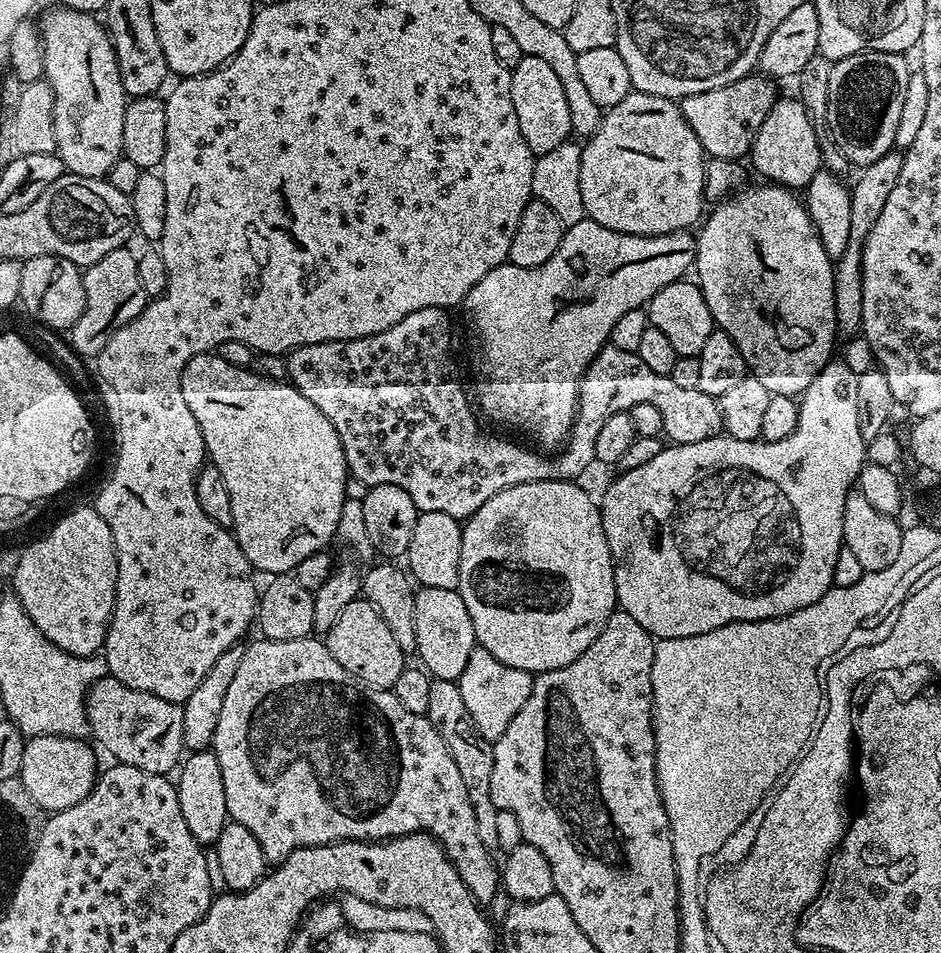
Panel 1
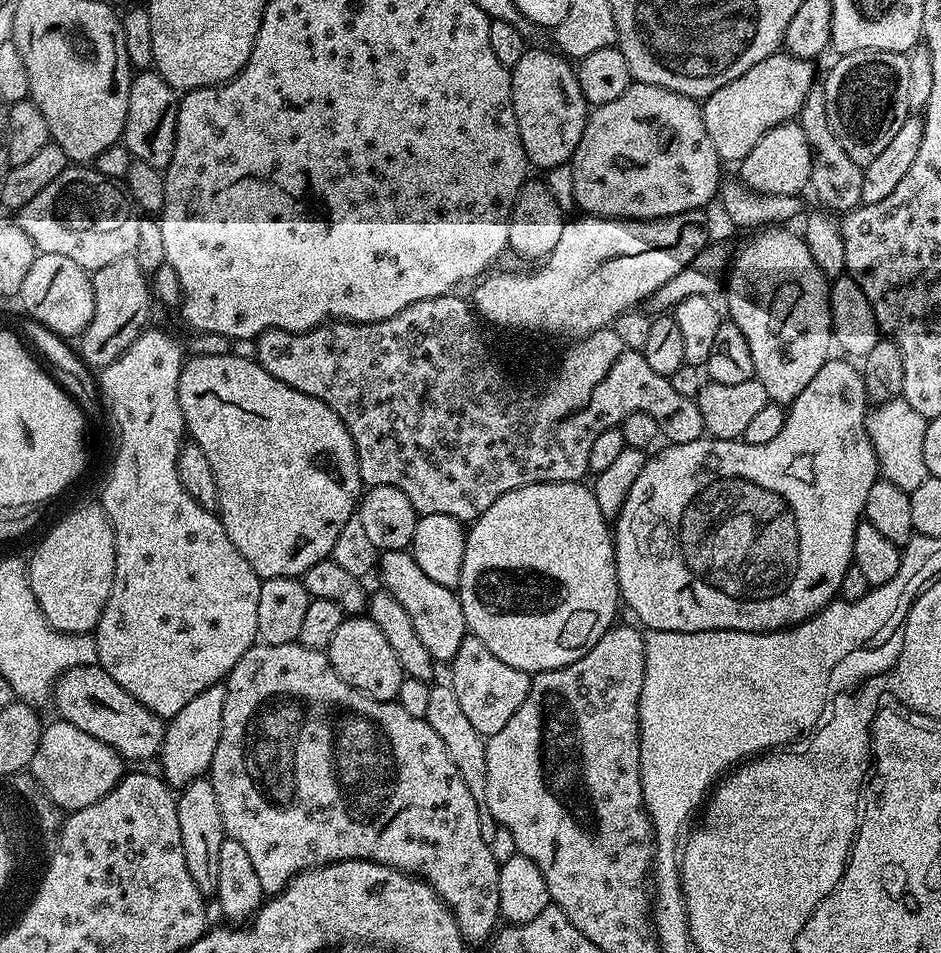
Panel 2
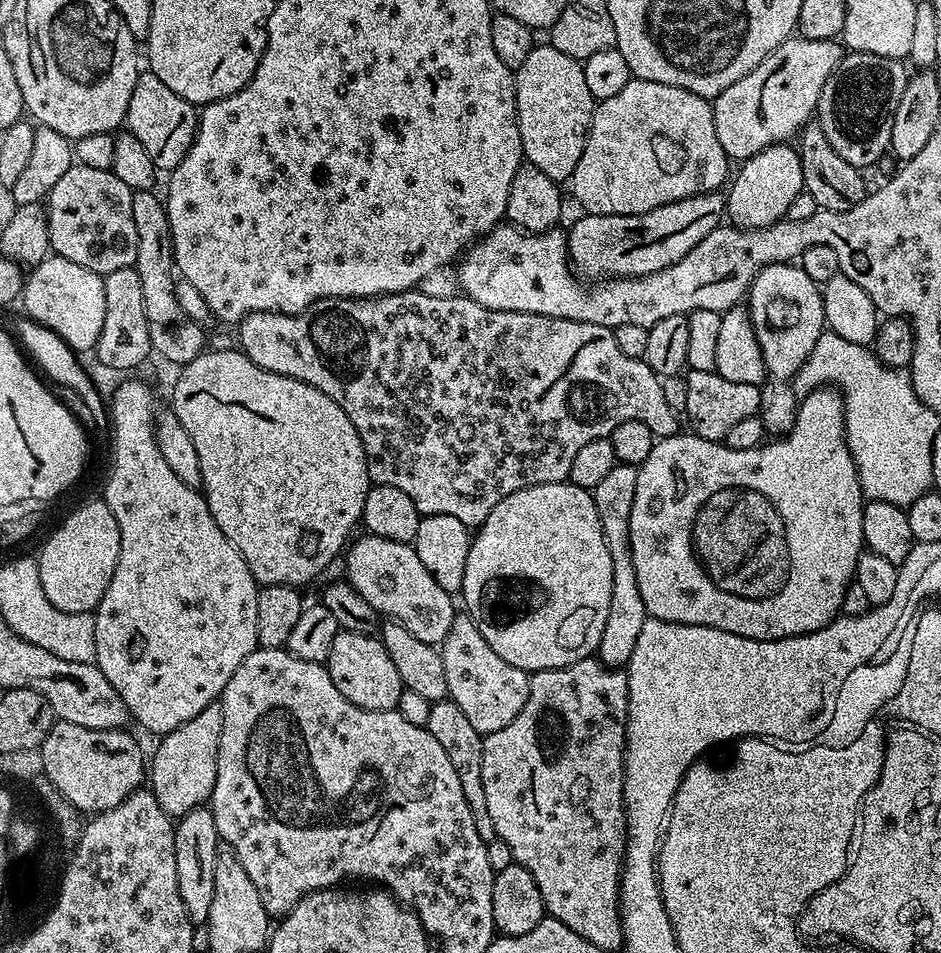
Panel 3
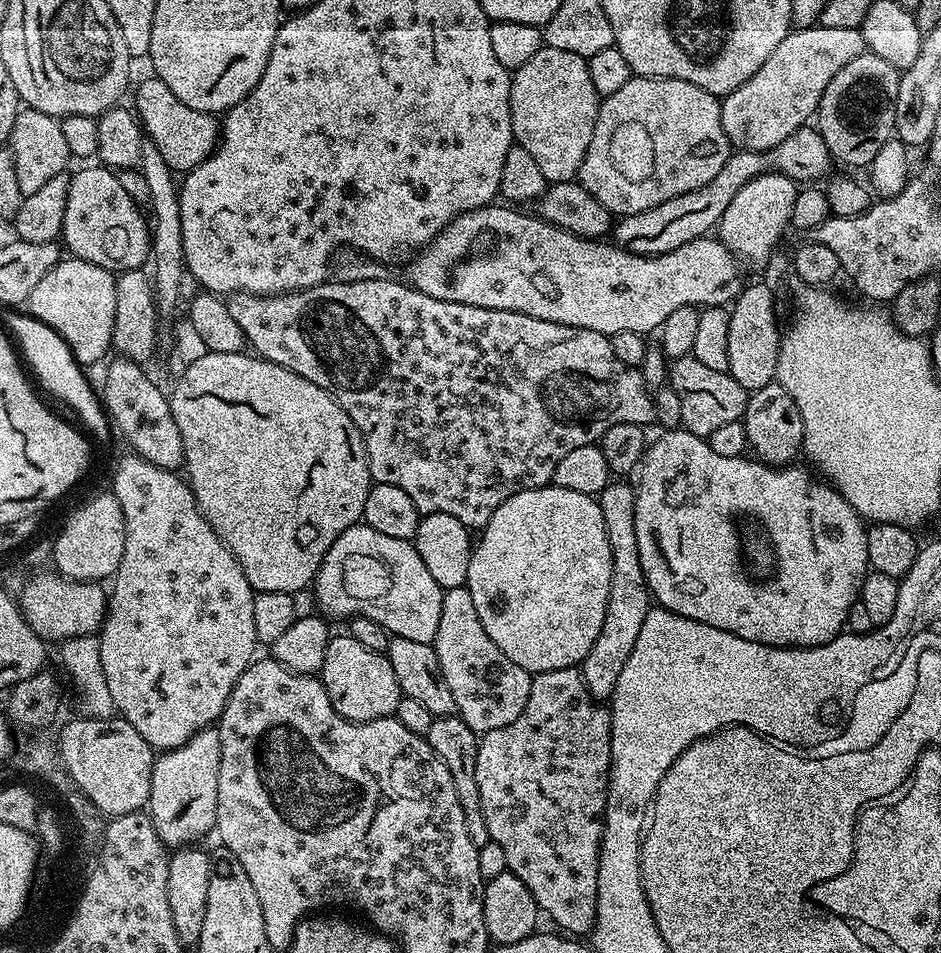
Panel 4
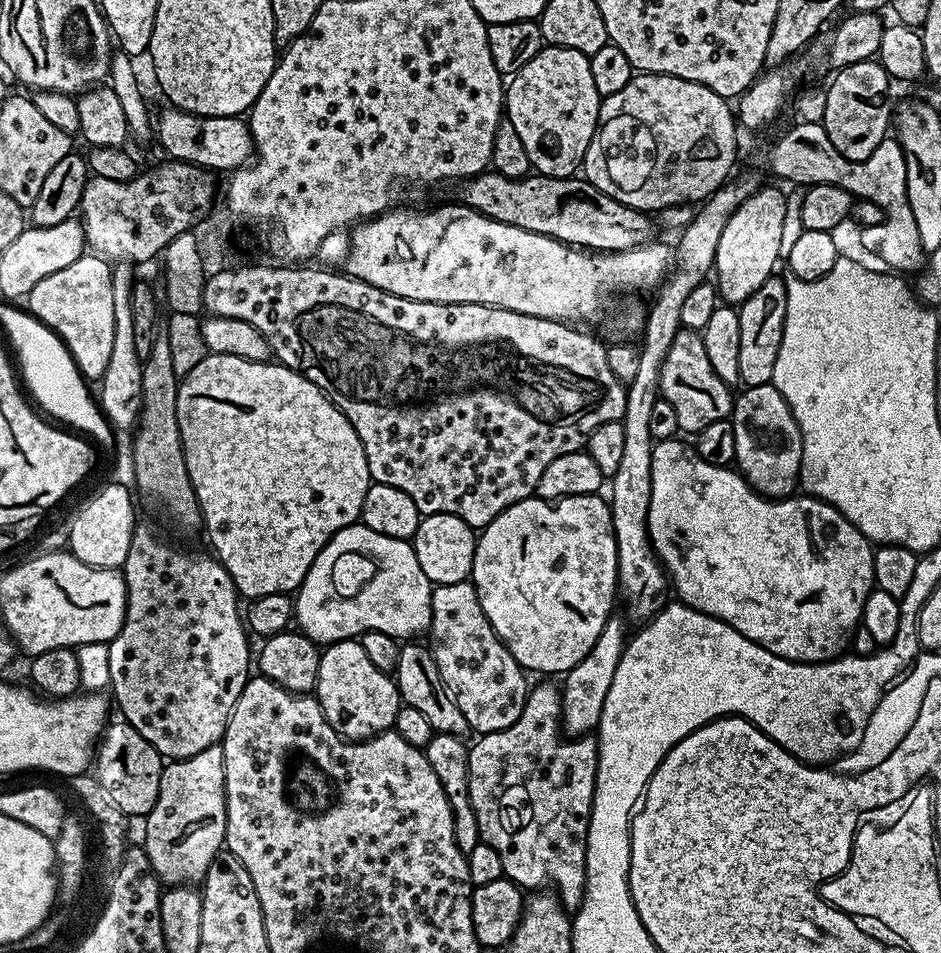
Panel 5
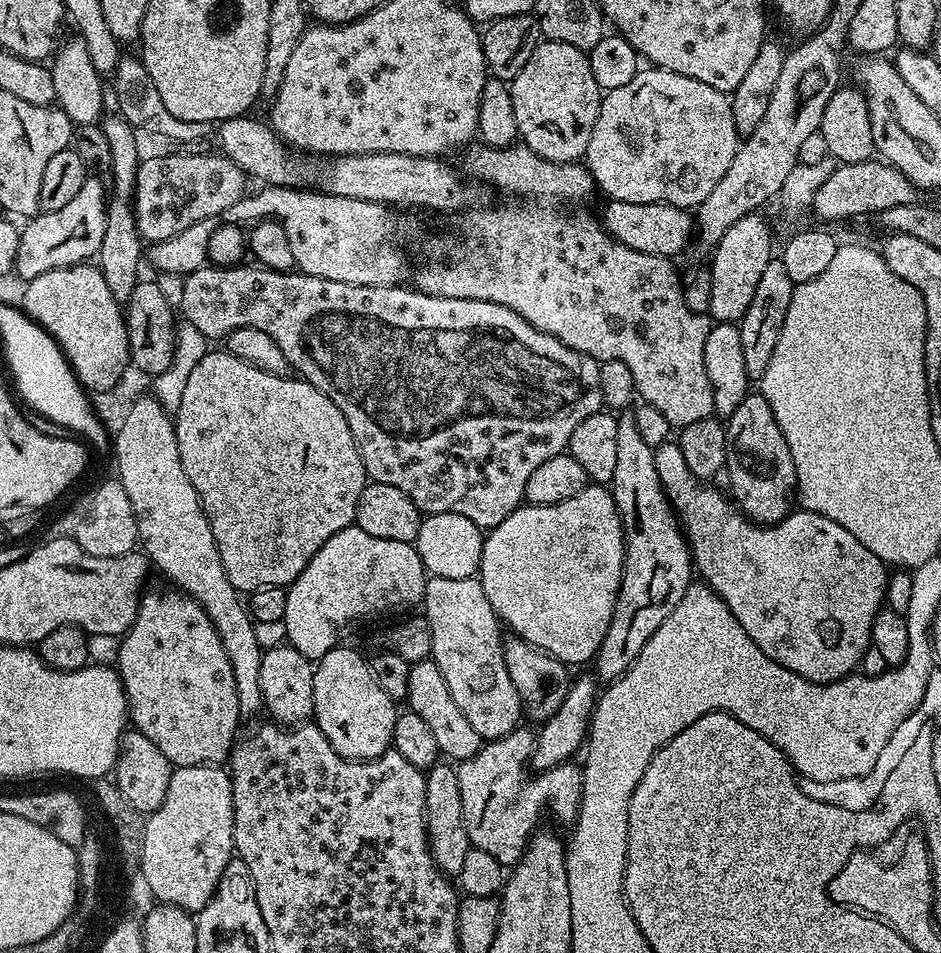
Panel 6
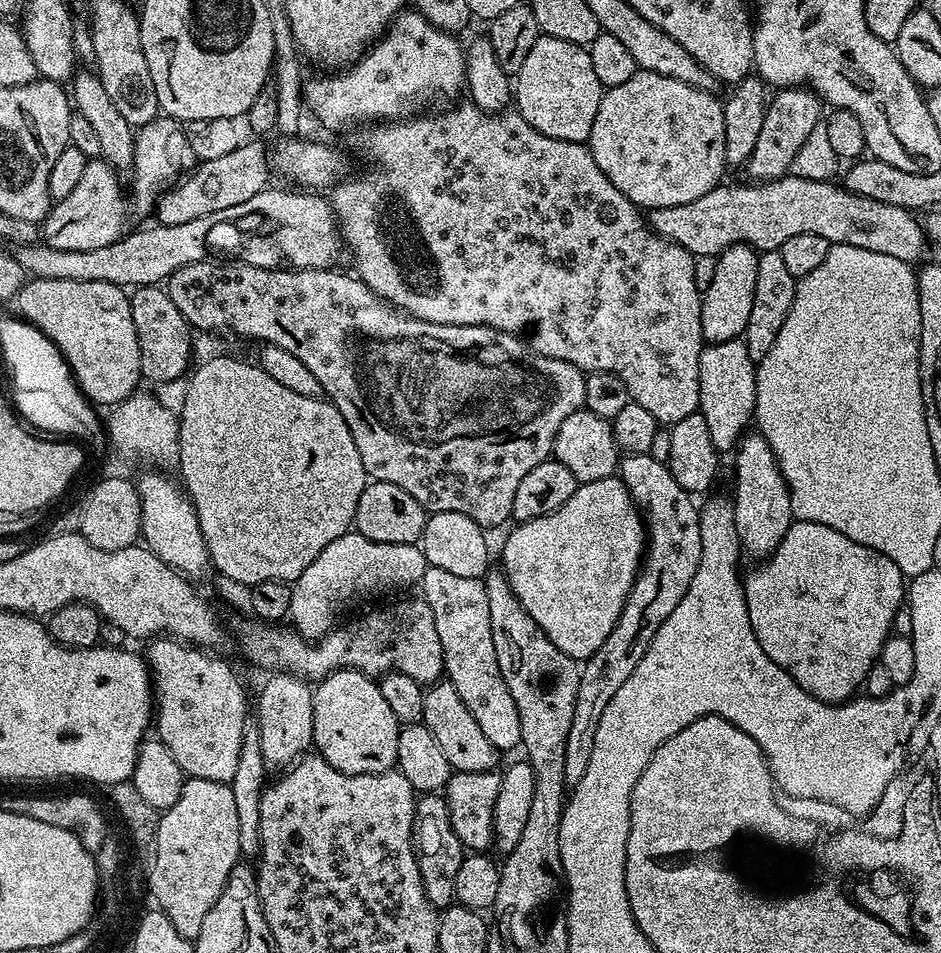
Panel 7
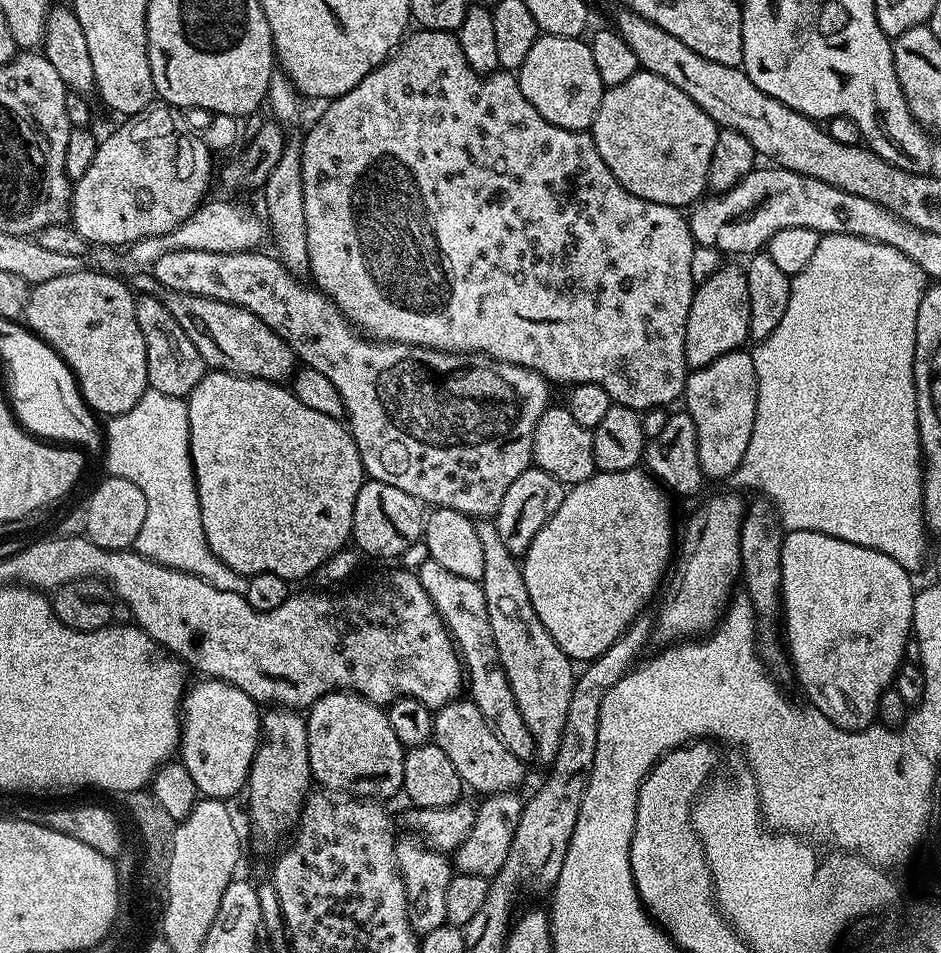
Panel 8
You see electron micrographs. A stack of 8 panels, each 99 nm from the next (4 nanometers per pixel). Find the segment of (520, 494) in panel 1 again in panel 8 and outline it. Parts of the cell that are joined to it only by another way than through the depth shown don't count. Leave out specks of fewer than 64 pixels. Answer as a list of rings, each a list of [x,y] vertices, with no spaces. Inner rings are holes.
[[[639,467],[622,470],[621,472],[601,472],[597,470],[592,473],[590,478],[586,478],[580,484],[571,485],[565,491],[562,506],[558,506],[558,510],[554,510],[551,518],[540,527],[538,534],[530,542],[527,552],[524,553],[522,569],[530,602],[533,603],[538,618],[542,620],[542,625],[546,626],[546,630],[553,636],[554,642],[572,662],[597,660],[632,625],[632,621],[645,611],[644,603],[655,594],[656,587],[659,586],[660,579],[663,578],[664,571],[668,568],[668,559],[672,556],[672,520],[668,517],[668,504],[664,501],[663,494],[665,495],[661,485],[647,471],[641,470]]]

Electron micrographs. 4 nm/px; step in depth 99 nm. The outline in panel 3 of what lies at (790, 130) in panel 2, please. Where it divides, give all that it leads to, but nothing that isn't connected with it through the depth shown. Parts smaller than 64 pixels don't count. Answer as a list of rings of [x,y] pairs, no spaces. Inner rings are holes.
[[[791,143],[772,144],[766,150],[754,154],[750,159],[739,165],[740,173],[731,181],[726,192],[726,216],[737,228],[769,228],[774,222],[785,219],[791,203],[805,191],[802,162],[799,151]]]

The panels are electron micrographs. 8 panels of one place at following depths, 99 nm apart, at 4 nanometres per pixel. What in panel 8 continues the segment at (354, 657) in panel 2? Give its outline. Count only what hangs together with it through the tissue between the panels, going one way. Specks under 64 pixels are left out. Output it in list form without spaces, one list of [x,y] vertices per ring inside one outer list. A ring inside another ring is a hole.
[[[351,690],[327,692],[323,698],[307,709],[306,719],[310,770],[313,781],[321,789],[357,798],[385,798],[384,796],[392,796],[403,789],[406,749],[398,742],[398,734],[394,734],[387,711],[381,705]]]

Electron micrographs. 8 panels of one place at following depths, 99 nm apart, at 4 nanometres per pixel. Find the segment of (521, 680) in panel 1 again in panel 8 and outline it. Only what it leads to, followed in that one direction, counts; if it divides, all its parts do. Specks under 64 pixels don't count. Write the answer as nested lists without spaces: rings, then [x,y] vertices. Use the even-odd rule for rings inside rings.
[[[431,558],[420,564],[418,575],[422,590],[430,594],[430,602],[434,602],[442,622],[452,635],[452,642],[466,673],[467,695],[478,706],[478,710],[482,710],[482,714],[488,719],[488,725],[498,734],[506,750],[520,760],[531,761],[536,753],[536,746],[530,730],[526,730],[526,722],[522,722],[522,710],[518,710],[511,684],[503,672],[481,581],[461,578],[459,574],[446,570],[446,566],[438,566],[438,562]]]

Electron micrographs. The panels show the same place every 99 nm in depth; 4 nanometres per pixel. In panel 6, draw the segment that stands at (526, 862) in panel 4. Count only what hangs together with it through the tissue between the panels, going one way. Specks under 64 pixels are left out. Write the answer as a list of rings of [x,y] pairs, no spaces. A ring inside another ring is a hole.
[[[518,726],[497,740],[481,743],[478,754],[455,765],[458,790],[462,790],[462,818],[466,822],[468,843],[486,850],[505,866],[514,866],[522,858],[524,848],[537,831],[544,811],[549,808],[565,826],[571,825],[580,812],[584,774],[576,762],[559,764],[545,772],[535,773],[533,780],[524,780],[534,747],[533,729]]]

